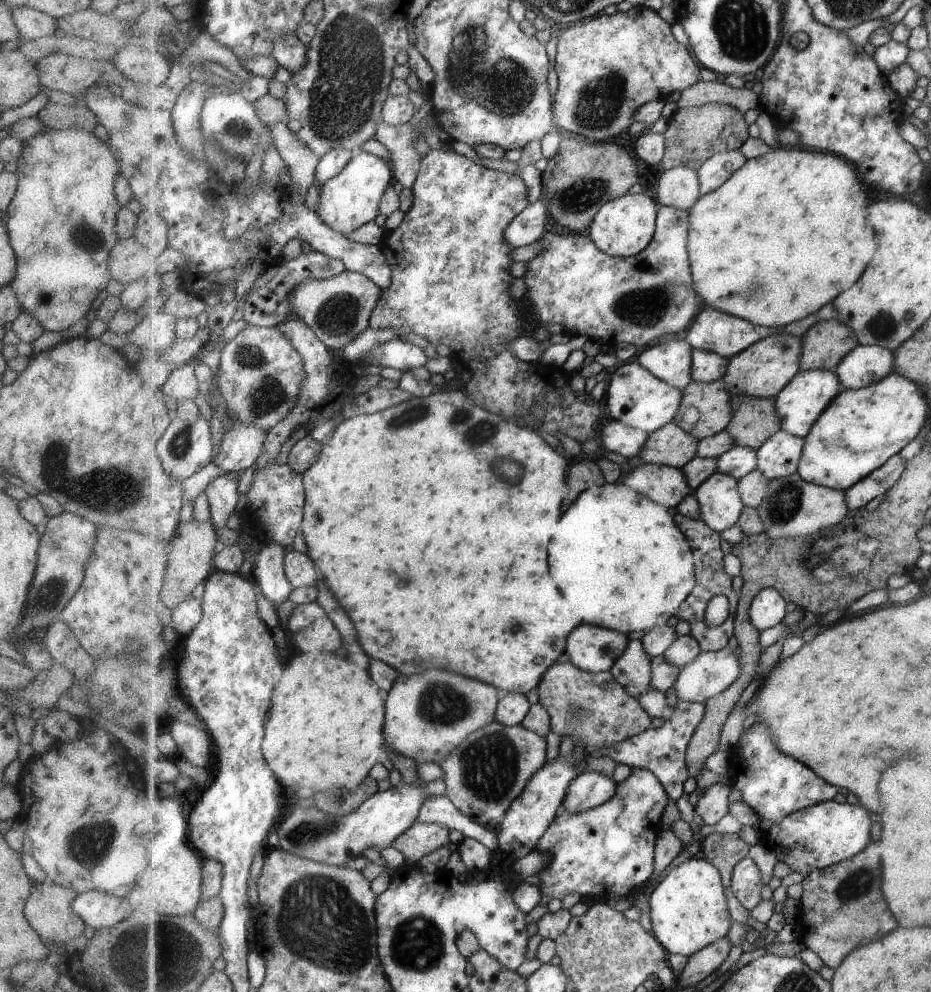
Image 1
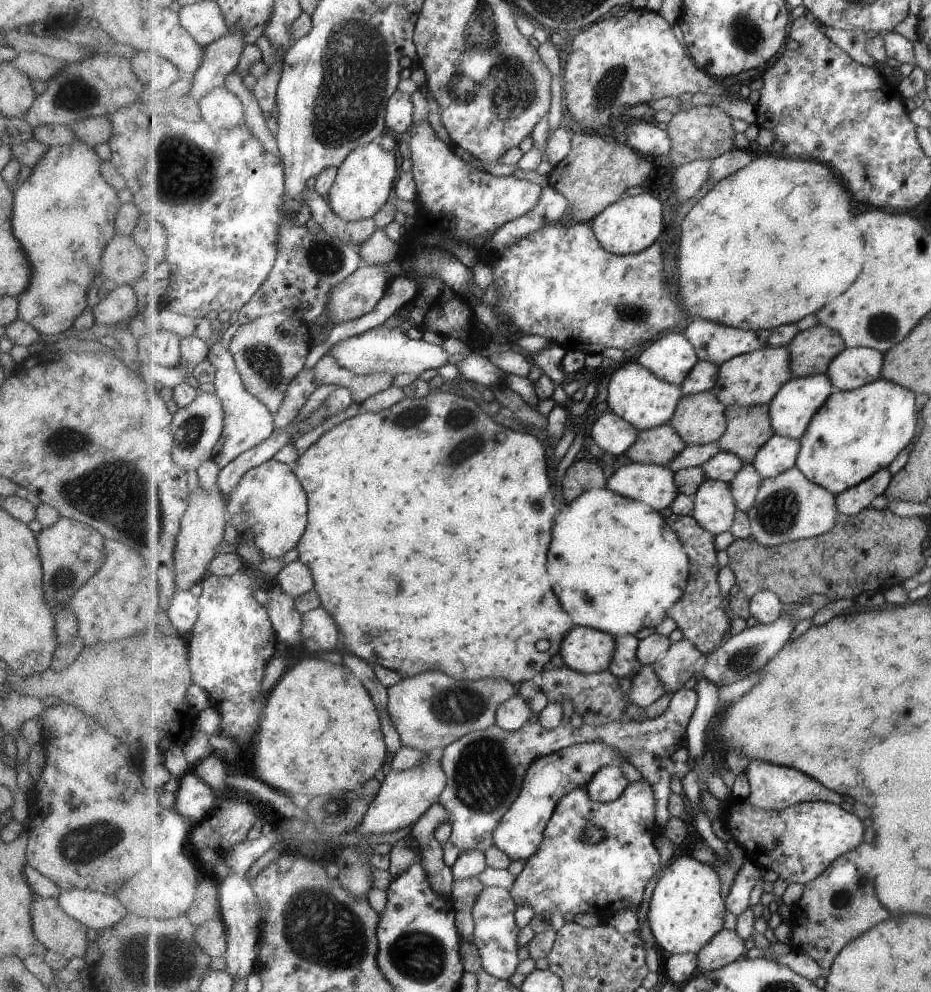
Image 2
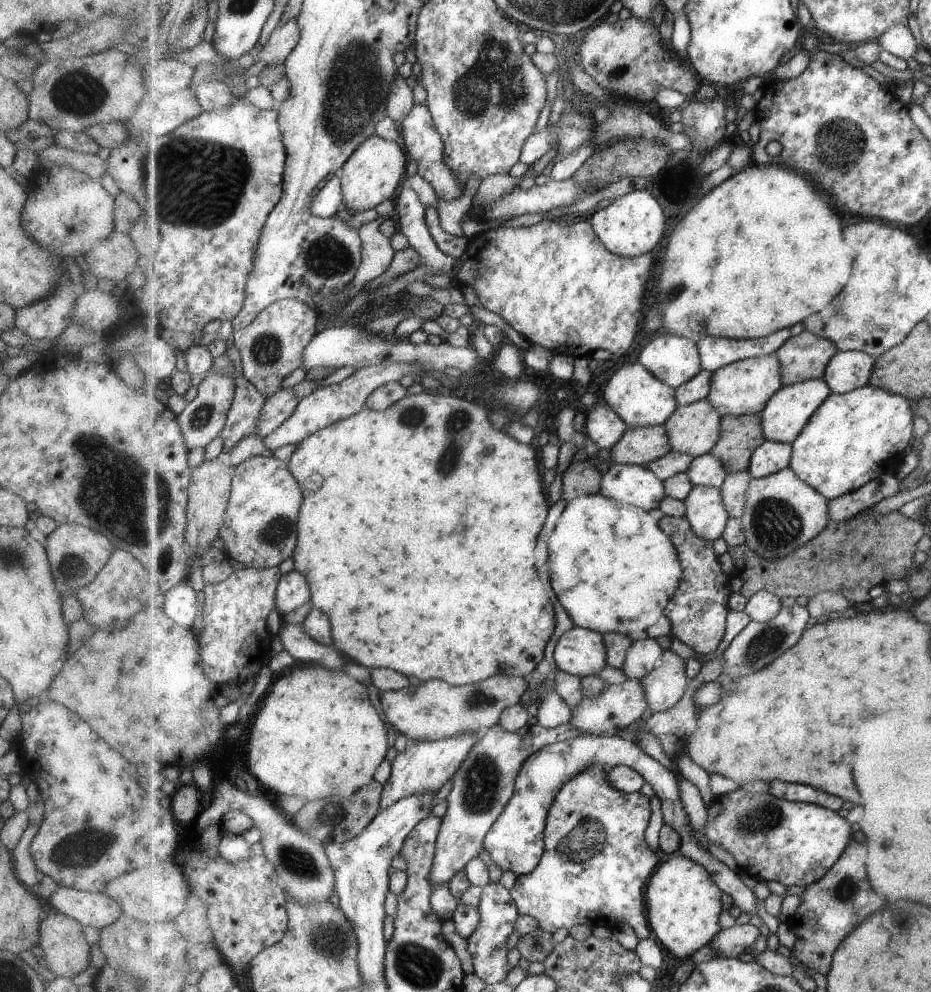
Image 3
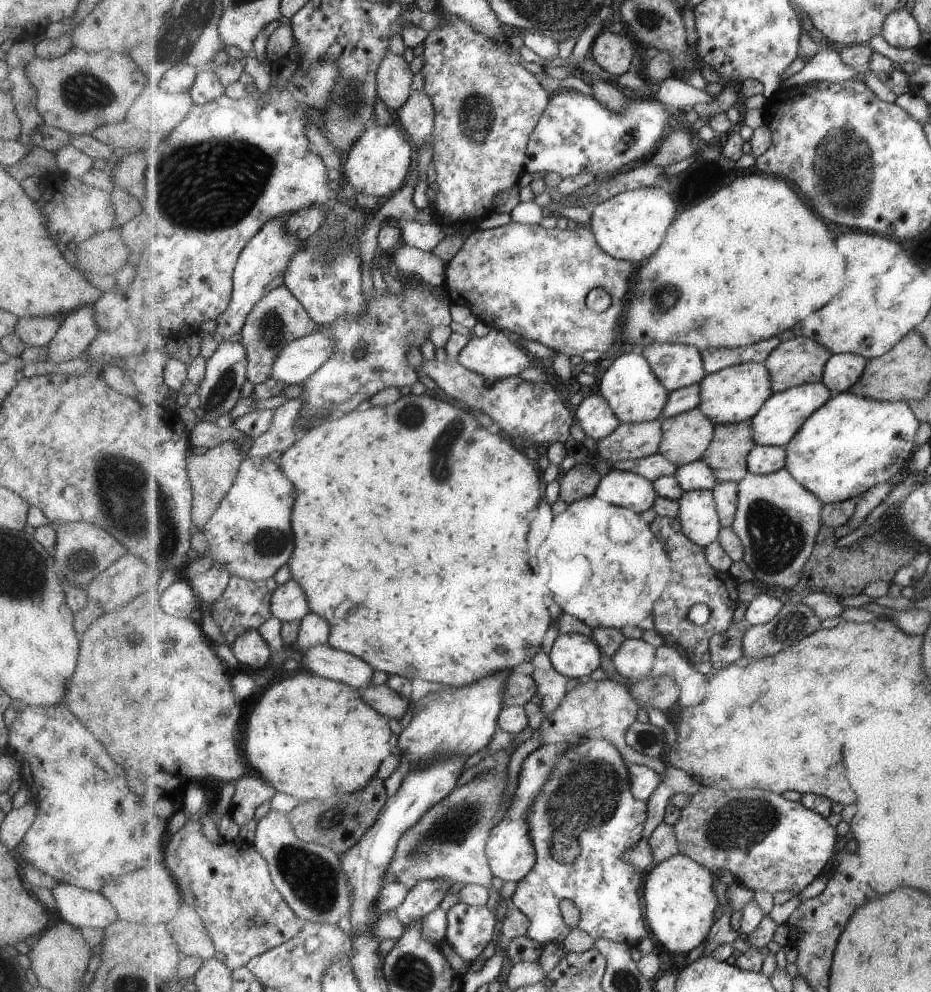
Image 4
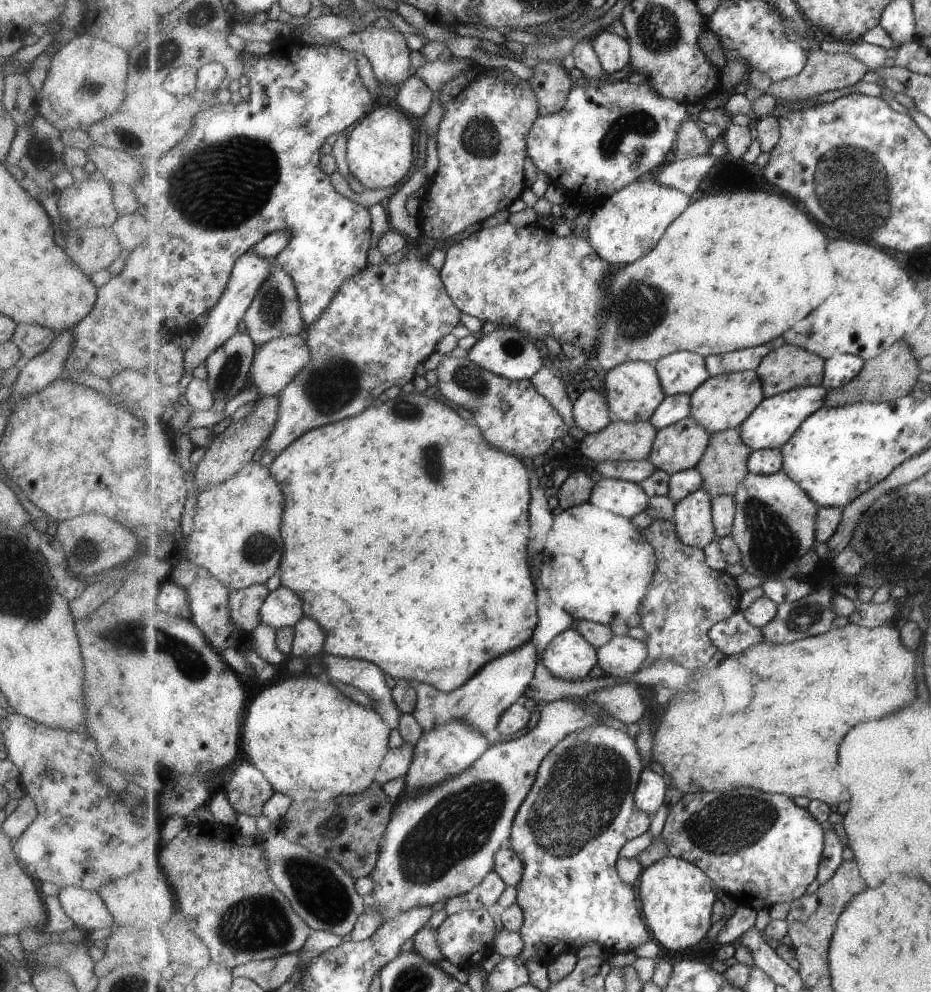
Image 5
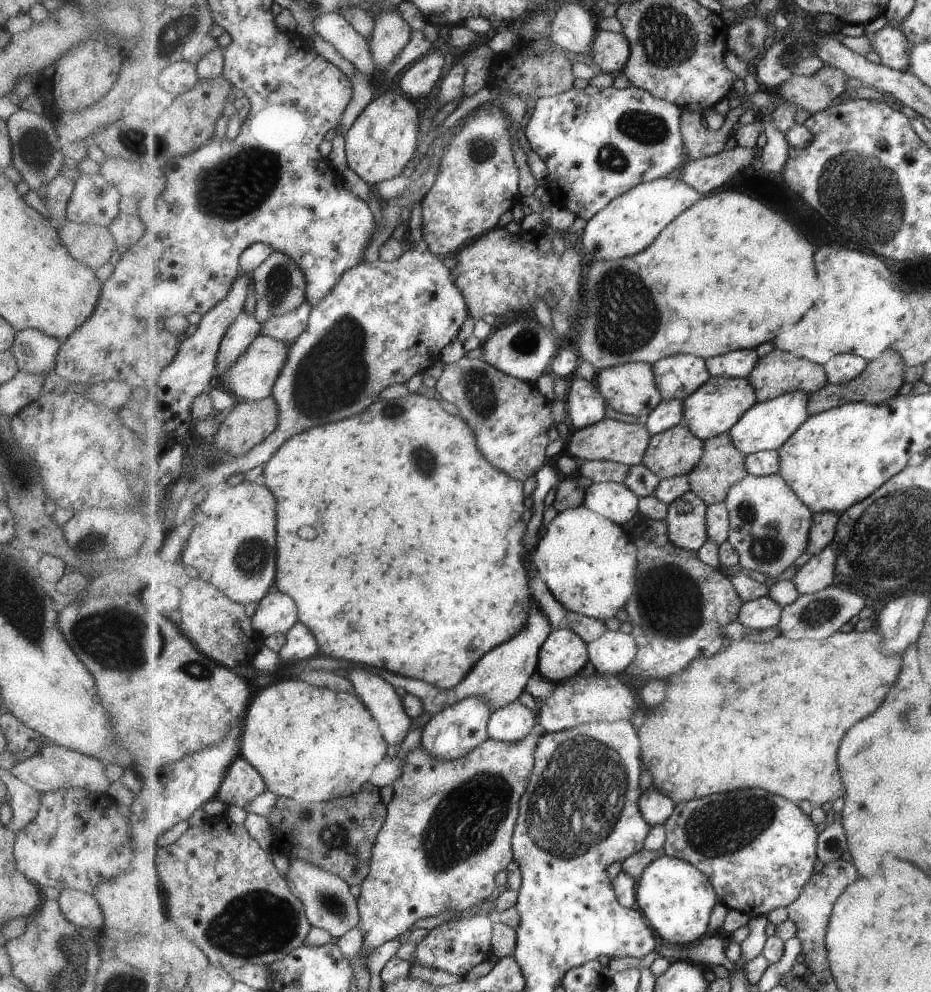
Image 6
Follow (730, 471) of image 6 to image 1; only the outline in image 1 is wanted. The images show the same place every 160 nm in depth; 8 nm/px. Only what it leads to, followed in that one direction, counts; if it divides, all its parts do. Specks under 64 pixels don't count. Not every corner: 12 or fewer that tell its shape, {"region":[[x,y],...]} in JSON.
{"region":[[732,396],[735,444],[758,451],[782,431],[777,398]]}

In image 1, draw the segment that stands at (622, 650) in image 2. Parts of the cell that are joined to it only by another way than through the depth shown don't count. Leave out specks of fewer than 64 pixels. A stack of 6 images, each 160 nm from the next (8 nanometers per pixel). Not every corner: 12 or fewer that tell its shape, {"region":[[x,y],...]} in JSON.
{"region":[[630,640],[611,673],[635,698],[651,688],[651,656]]}

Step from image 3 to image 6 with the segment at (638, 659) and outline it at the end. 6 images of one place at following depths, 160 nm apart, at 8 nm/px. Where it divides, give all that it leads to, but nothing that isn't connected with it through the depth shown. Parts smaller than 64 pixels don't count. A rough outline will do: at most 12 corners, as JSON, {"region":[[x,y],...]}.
{"region":[[608,630],[588,643],[599,673],[625,672],[637,658],[637,637]]}

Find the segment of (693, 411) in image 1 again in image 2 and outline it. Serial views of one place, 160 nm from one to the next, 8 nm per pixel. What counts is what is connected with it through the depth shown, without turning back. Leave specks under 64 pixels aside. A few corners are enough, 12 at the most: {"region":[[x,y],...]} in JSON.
{"region":[[713,389],[683,395],[670,420],[688,445],[719,441],[726,404]]}

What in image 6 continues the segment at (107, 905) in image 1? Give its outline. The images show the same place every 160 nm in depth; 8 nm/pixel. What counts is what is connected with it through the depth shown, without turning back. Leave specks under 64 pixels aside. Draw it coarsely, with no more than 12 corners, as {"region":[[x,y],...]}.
{"region":[[63,889],[56,898],[65,920],[101,929],[92,894]]}

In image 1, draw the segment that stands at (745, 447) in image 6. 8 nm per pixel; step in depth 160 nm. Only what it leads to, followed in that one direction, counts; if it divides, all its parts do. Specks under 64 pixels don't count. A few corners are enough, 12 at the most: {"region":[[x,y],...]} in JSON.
{"region":[[831,370],[800,371],[776,397],[782,431],[806,439],[844,391]]}

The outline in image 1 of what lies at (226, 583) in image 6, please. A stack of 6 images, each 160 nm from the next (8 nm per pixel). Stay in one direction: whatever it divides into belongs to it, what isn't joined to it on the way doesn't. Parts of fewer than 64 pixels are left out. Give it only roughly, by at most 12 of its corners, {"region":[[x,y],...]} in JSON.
{"region":[[288,464],[256,469],[242,528],[290,547],[306,486]]}

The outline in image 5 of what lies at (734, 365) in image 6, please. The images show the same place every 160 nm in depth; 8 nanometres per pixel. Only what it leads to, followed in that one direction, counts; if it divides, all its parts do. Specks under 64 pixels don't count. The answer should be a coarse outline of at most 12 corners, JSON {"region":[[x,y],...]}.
{"region":[[759,345],[709,355],[711,377],[756,371],[771,351]]}

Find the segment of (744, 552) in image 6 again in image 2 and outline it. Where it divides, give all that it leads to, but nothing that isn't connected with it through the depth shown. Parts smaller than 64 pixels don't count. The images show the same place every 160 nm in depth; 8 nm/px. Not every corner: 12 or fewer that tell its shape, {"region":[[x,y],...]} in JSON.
{"region":[[795,466],[763,479],[751,536],[776,547],[833,530],[835,493]]}

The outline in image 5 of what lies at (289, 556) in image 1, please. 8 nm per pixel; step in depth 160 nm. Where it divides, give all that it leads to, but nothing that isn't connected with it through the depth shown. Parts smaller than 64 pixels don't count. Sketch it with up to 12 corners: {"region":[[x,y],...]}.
{"region":[[282,584],[262,608],[262,622],[294,627],[305,616],[302,597]]}

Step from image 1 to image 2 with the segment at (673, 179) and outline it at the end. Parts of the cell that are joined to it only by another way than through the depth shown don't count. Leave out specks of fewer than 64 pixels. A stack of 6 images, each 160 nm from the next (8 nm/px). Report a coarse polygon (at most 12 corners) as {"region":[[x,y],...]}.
{"region":[[713,160],[681,165],[675,174],[677,202],[691,200],[710,179]]}

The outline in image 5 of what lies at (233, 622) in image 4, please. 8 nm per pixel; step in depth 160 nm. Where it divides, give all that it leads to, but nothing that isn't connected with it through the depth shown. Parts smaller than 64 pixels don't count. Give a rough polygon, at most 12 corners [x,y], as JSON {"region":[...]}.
{"region":[[265,583],[230,594],[232,620],[250,635],[262,623]]}

